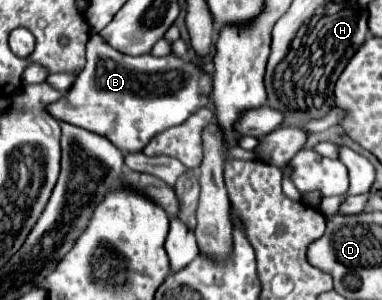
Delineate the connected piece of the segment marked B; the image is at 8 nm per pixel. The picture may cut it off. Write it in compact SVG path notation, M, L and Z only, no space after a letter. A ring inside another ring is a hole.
M93 33L87 43L85 69L75 77L73 87L59 101L51 103L47 107L47 111L59 121L67 121L67 123L83 127L87 131L93 131L101 137L107 137L123 153L135 153L135 151L141 151L153 135L173 127L173 125L183 123L199 107L205 107L209 101L209 95L211 95L209 79L211 77L195 63L181 61L173 55L167 55L167 57L154 57L151 54L123 55L123 53L111 49L97 33Z

